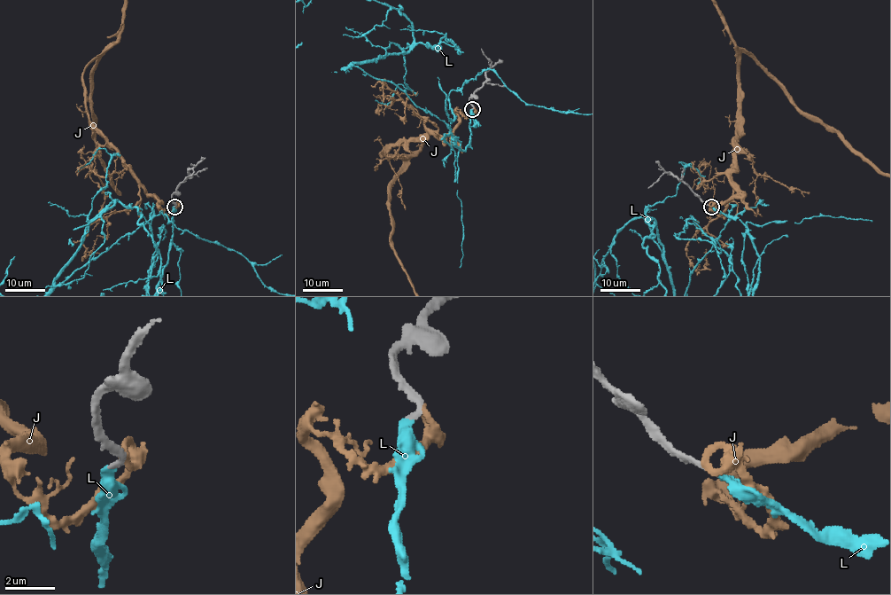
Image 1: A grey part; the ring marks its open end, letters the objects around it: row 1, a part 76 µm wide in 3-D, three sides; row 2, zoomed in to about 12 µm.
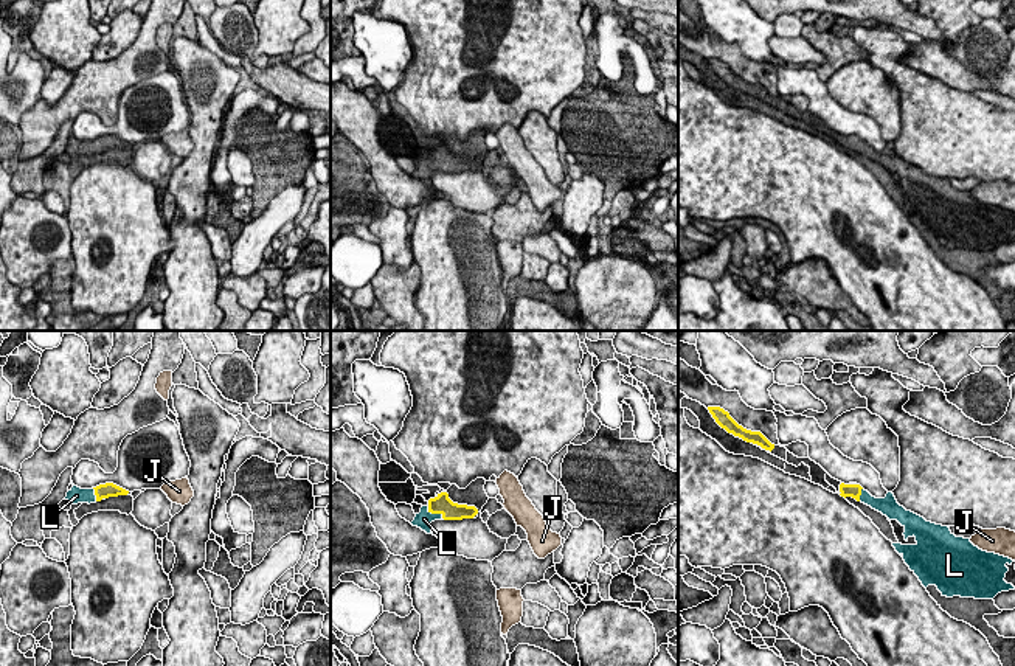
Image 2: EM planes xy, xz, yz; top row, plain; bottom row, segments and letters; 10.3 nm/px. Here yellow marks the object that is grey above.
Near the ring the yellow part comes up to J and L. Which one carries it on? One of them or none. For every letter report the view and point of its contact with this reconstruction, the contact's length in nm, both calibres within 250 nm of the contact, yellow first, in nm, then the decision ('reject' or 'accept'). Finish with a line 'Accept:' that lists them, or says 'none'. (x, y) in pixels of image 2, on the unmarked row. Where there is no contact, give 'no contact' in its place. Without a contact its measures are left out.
J: no contact; reject
L: meets yellow in xz at (435, 165); contact 240 nm long; 190 nm thick on the yellow side, 170 nm on the other; accept
Accept: L

